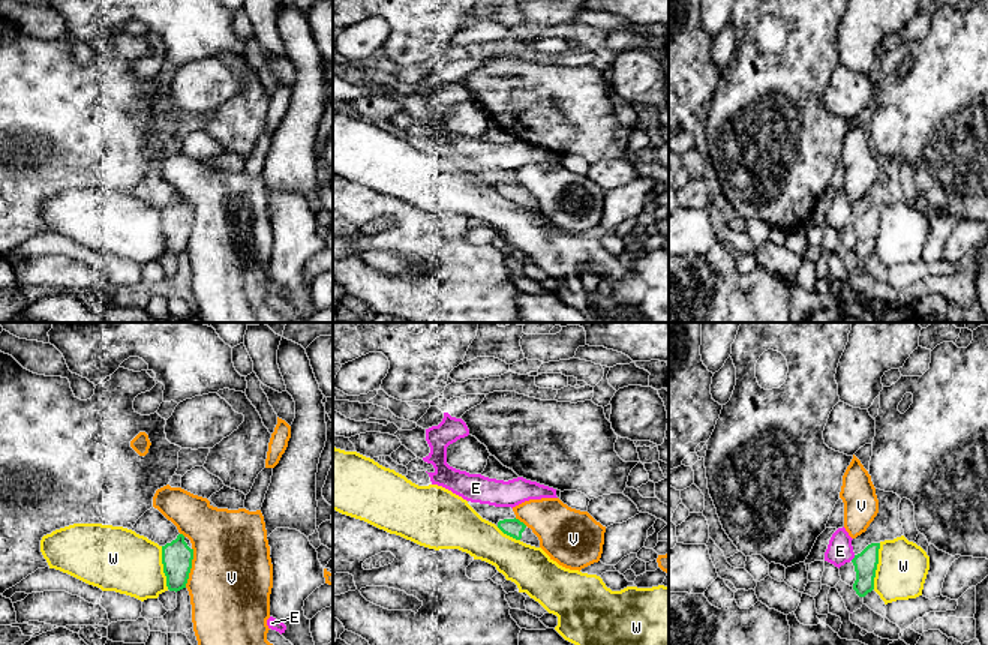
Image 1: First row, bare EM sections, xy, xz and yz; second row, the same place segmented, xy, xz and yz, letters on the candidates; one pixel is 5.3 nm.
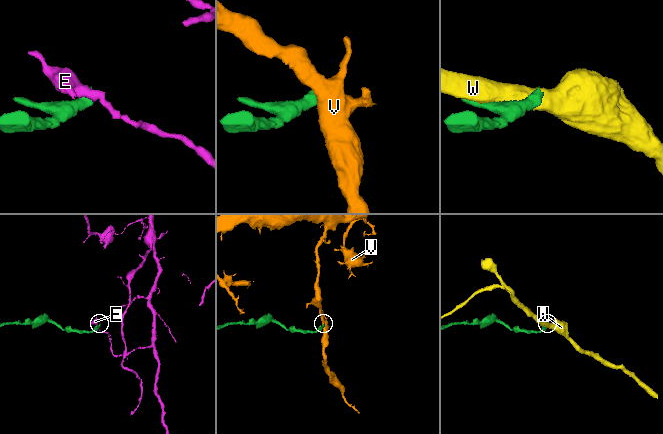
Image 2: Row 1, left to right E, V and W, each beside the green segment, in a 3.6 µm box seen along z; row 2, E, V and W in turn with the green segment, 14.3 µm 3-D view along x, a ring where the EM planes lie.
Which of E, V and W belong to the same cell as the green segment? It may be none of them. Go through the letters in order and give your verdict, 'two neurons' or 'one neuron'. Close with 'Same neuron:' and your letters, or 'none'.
E: two neurons
V: two neurons
W: two neurons
Same neuron: none

